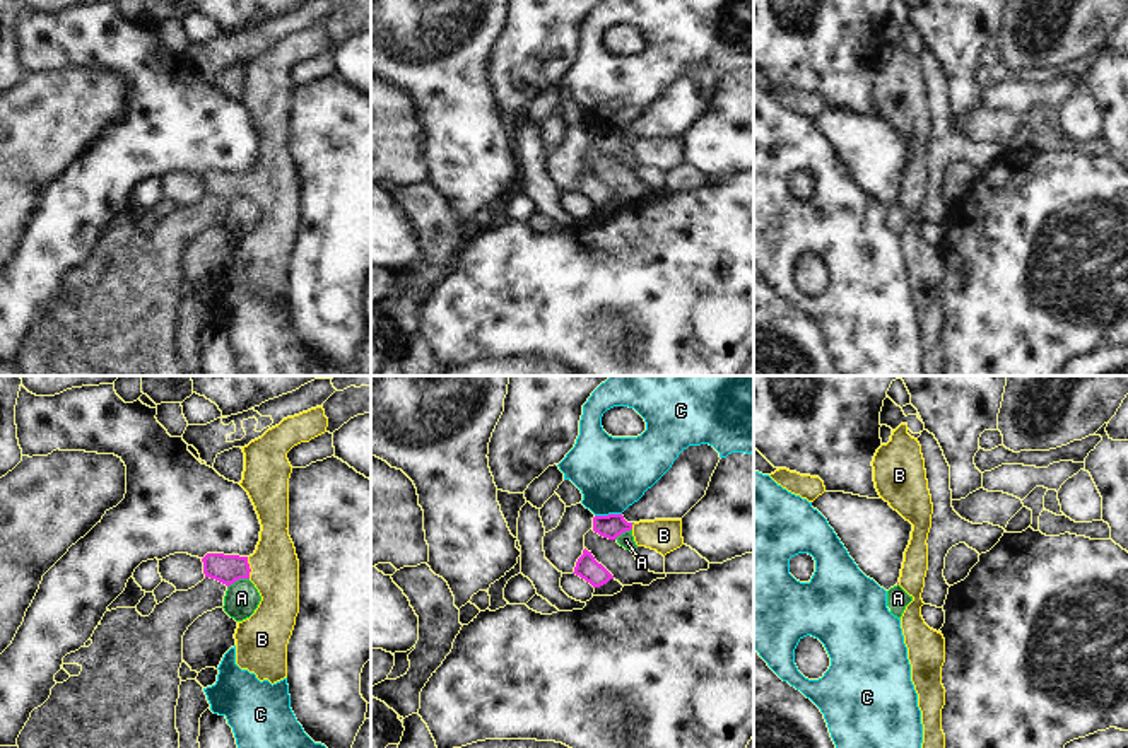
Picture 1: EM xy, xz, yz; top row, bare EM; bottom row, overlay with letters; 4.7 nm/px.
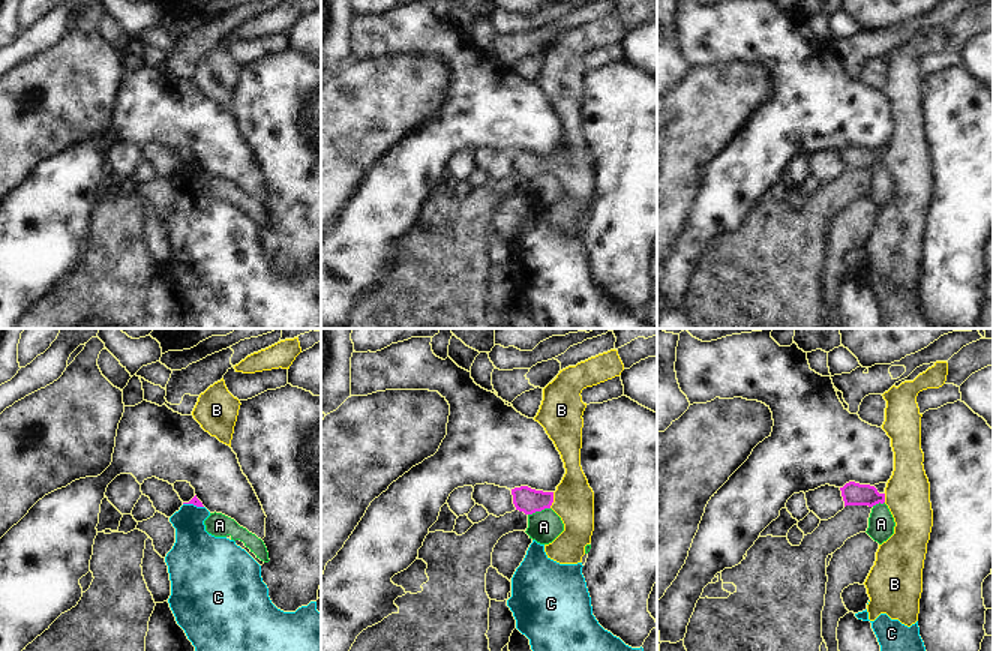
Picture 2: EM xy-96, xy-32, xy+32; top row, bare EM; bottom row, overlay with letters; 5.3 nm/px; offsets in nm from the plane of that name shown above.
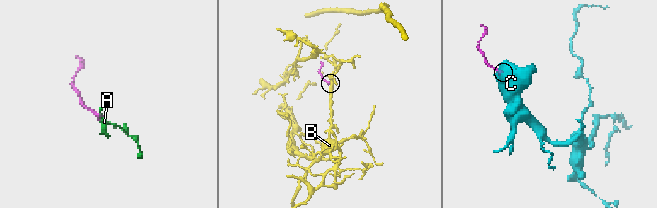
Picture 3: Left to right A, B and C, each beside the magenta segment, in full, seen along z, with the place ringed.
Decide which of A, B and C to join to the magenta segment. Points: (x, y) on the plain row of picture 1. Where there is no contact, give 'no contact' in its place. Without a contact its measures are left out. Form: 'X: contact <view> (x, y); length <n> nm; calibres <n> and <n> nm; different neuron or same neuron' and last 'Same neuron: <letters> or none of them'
A: contact xy (238, 197); length 120 nm; calibres 140 and 160 nm; different neuron
B: contact xy (248, 185); length 110 nm; calibres 140 and 220 nm; same neuron
C: contact xz (607, 134); length 130 nm; calibres 120 and 340 nm; different neuron
Same neuron: B

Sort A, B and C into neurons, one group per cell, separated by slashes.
A / B / C

